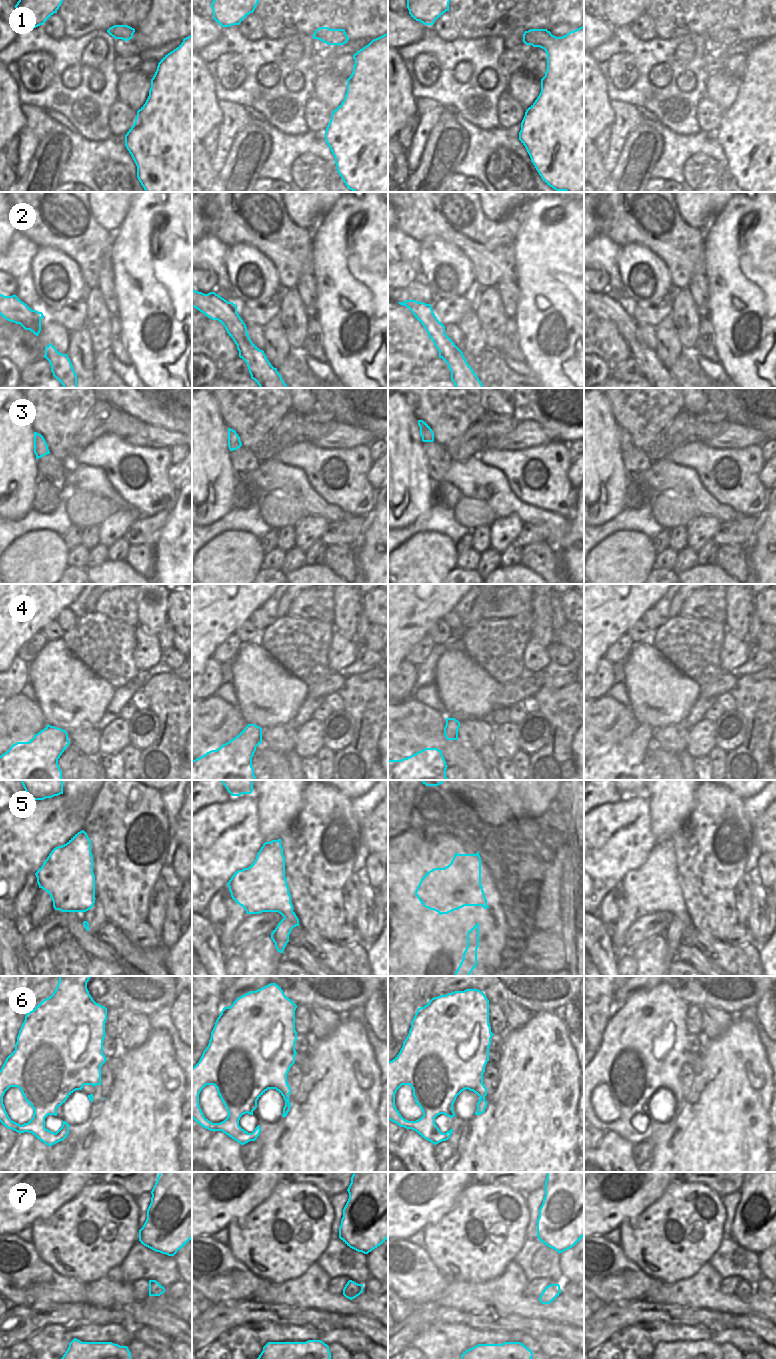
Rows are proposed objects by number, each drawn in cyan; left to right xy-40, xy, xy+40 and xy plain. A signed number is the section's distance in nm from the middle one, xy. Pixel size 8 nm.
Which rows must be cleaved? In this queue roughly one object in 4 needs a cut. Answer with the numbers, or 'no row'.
5

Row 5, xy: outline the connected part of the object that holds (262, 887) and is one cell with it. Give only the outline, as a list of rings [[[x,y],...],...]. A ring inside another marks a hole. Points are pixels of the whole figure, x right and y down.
[[[281,839],[265,842],[255,861],[248,867],[238,870],[227,883],[232,899],[242,906],[247,914],[262,912],[278,912],[290,914],[293,912],[291,895],[285,877],[285,857]]]

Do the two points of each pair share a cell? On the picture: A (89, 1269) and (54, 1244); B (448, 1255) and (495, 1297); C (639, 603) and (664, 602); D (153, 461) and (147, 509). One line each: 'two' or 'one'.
A: one
B: two
C: two
D: one

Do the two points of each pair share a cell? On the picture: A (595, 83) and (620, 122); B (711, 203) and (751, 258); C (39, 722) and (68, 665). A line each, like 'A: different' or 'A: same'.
A: different
B: different
C: different

